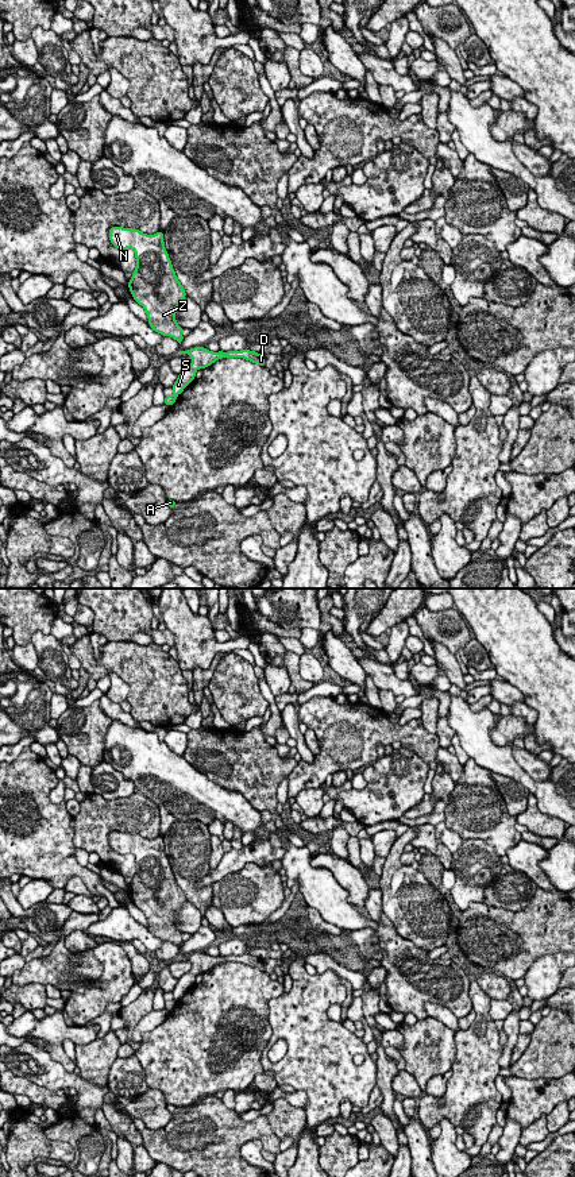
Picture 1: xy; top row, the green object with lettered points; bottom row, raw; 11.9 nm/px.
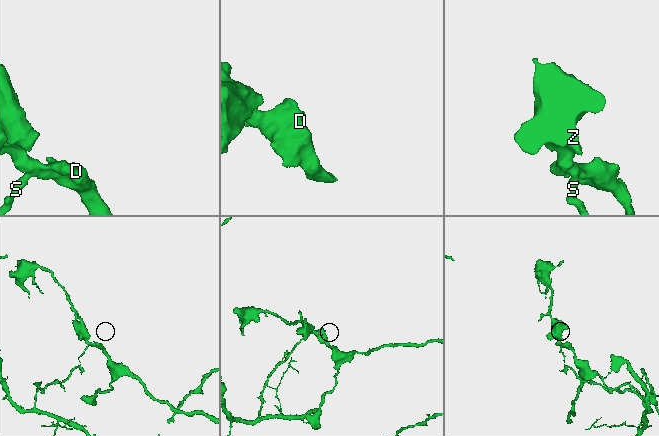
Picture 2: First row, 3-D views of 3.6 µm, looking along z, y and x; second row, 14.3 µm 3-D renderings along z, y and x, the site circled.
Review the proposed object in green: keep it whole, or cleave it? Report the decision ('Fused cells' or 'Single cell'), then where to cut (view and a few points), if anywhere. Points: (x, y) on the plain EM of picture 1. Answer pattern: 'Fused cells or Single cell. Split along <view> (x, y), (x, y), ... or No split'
Fused cells. Split along xy (173, 998), (176, 1002)

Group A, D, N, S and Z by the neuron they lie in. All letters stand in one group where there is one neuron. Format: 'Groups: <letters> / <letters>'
Groups: A / D N S Z

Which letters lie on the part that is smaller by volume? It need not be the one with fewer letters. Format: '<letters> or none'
D, N, S, Z

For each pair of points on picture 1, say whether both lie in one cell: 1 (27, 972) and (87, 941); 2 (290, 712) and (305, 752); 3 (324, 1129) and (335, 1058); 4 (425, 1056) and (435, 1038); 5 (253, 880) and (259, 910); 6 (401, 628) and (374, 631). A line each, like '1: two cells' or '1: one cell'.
1: two cells
2: one cell
3: two cells
4: one cell
5: one cell
6: two cells

